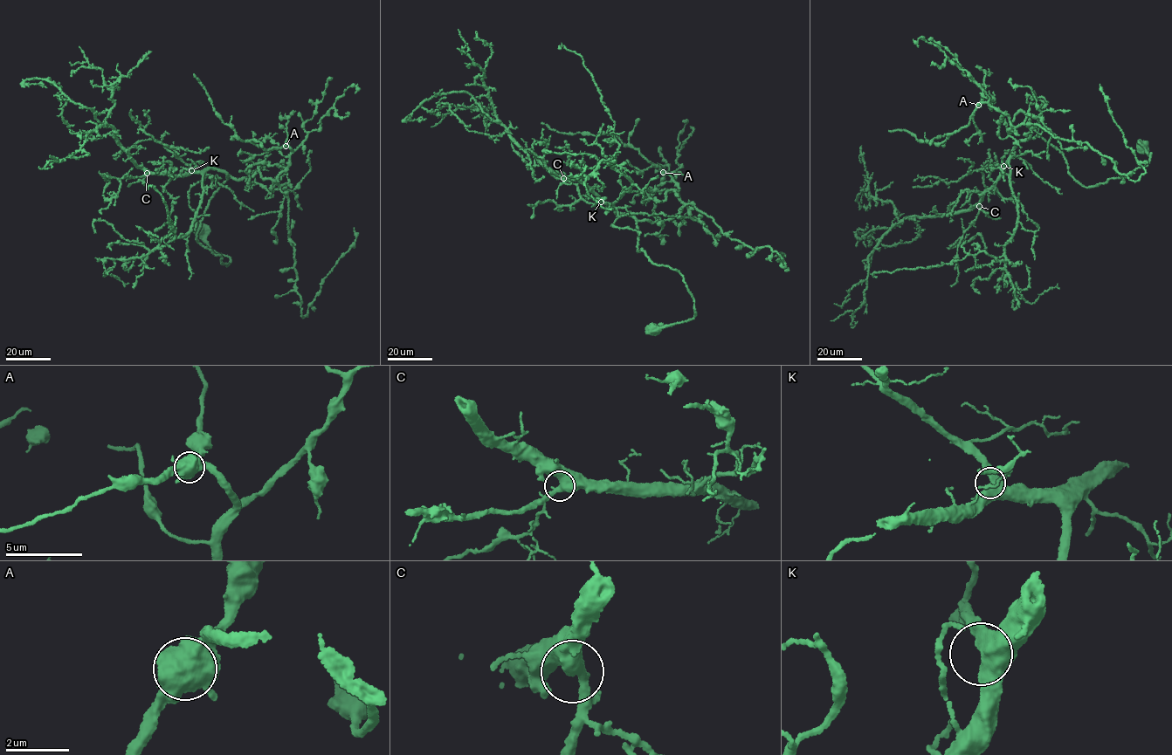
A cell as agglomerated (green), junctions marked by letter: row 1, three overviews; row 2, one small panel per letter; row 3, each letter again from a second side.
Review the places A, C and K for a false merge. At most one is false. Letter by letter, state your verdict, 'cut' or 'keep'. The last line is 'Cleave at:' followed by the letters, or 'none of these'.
A: keep
C: keep
K: keep
Cleave at: none of these

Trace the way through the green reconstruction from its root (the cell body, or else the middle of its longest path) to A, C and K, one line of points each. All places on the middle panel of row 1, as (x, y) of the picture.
A: (652, 330), (696, 314), (680, 273), (637, 250), (637, 222), (658, 221), (655, 202), (678, 193), (663, 172)
C: (652, 330), (696, 314), (683, 277), (637, 250), (631, 216), (614, 211), (580, 181), (563, 178)
K: (652, 330), (693, 318), (692, 296), (678, 271), (652, 263), (642, 249), (637, 250), (634, 218), (601, 202)

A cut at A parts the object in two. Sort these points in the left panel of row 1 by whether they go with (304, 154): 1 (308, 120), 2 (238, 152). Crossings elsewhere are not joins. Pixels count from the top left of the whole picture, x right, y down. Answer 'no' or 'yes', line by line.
1: yes
2: no

